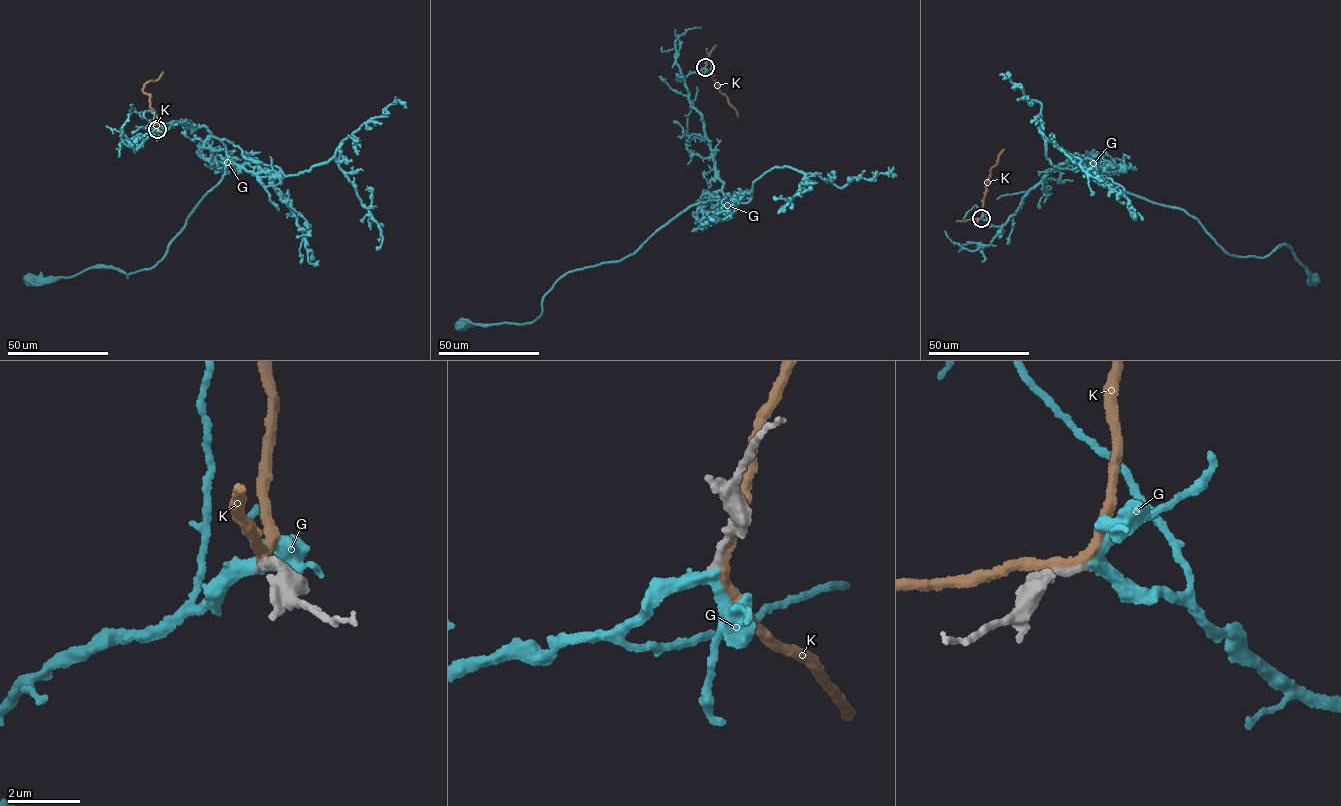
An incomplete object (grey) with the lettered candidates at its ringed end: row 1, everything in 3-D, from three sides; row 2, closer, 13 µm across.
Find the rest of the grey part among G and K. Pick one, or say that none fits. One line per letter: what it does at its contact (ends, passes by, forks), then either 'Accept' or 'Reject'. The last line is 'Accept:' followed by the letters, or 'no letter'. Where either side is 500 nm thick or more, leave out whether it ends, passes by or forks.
G: It passes by. Accept
K: It passes by. Reject
Accept: G

